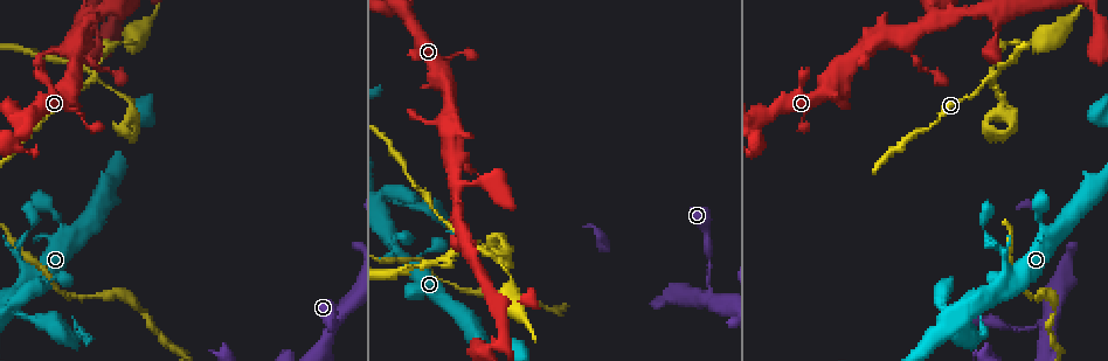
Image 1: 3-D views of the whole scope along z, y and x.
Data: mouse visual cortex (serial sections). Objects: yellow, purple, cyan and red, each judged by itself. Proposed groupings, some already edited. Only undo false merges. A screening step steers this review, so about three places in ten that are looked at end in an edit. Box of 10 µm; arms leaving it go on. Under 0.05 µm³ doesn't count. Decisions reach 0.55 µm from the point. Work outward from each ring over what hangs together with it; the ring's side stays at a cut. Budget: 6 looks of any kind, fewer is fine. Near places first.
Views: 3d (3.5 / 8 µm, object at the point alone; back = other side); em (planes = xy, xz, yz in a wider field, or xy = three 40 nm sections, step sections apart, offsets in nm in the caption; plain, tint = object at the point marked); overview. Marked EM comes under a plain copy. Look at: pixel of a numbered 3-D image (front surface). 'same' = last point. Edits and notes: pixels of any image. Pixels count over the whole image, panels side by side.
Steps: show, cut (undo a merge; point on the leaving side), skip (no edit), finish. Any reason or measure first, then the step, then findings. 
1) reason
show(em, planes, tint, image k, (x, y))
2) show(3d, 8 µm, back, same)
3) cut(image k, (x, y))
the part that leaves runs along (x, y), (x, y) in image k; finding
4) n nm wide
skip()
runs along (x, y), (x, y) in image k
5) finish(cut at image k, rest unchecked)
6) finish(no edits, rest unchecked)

four arms meet
show(3d, 3.5 µm, image 1, (993, 72))

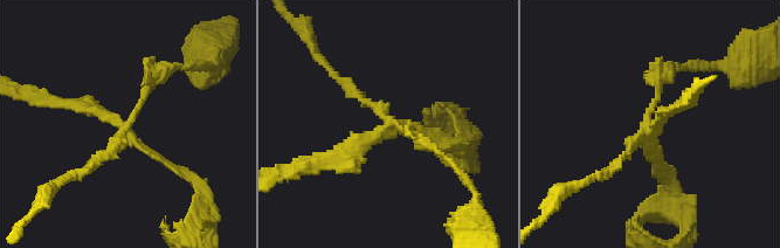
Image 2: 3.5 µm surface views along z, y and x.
4 arms; arms of 100, 100, 100, 150 nm; now the EM
show(em, xy, step 1, tint, image 2, (122, 128))

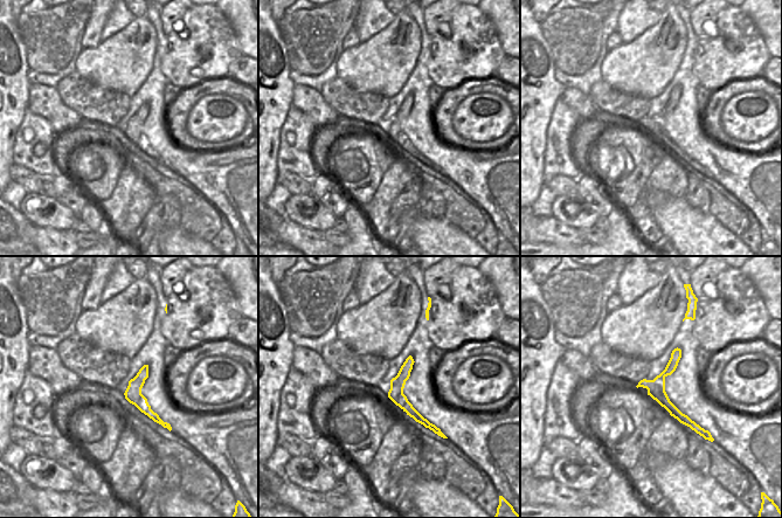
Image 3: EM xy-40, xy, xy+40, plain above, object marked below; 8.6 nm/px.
cut(image 2, (352, 144))
the part that leaves runs along (131, 136), (204, 191), (204, 212) in image 2; two cells meet here

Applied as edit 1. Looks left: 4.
sudden change in width
show(3d, 8 µm, image 1, (18, 245))

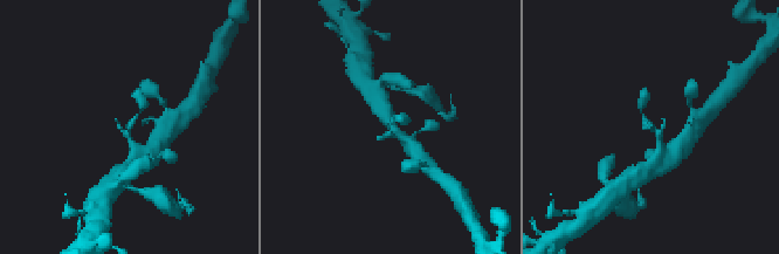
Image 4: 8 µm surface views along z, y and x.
closer look
show(3d, 3.5 µm, same)

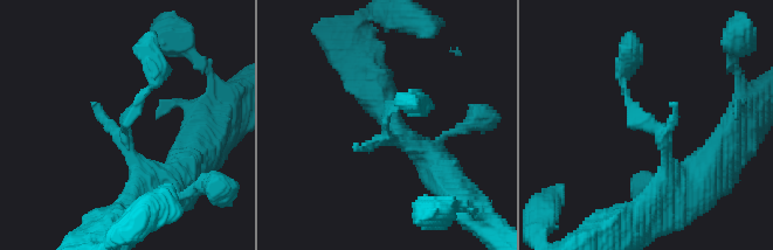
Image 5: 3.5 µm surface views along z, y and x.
shape alone is not enough
show(em, xy, step 1, tint, image 5, (123, 127))

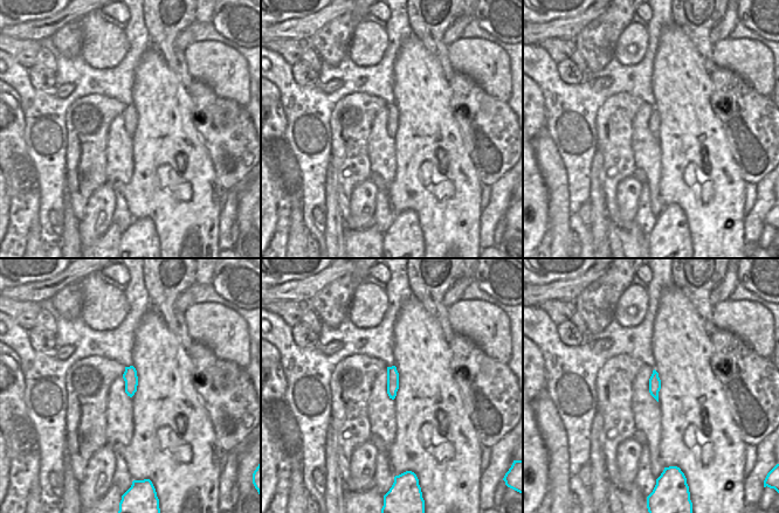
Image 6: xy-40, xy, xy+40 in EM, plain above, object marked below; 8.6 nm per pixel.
skip()
runs along (680, 196), (662, 134), (635, 117), (622, 67) in image 5; continuous, no second cell

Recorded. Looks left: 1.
finish(cut at image 2, rest unchecked)

